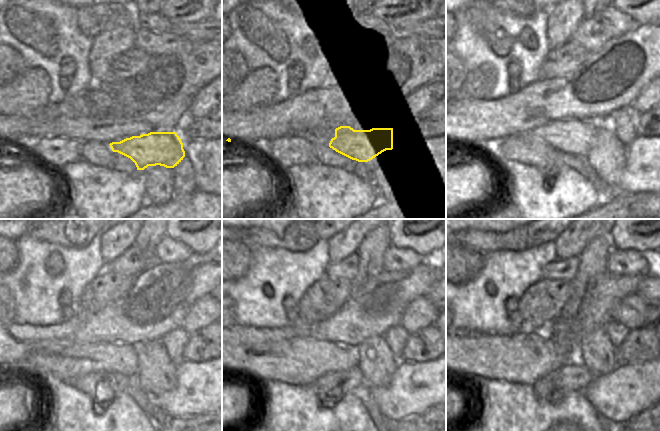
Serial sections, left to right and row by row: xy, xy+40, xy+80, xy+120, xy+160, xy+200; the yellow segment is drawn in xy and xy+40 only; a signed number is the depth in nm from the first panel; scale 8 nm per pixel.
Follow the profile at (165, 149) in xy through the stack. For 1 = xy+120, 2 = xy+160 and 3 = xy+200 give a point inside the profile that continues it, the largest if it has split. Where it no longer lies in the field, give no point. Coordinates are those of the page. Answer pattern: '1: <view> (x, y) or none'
1: xy+120 (83, 358)
2: xy+160 (300, 361)
3: xy+200 (521, 358)

